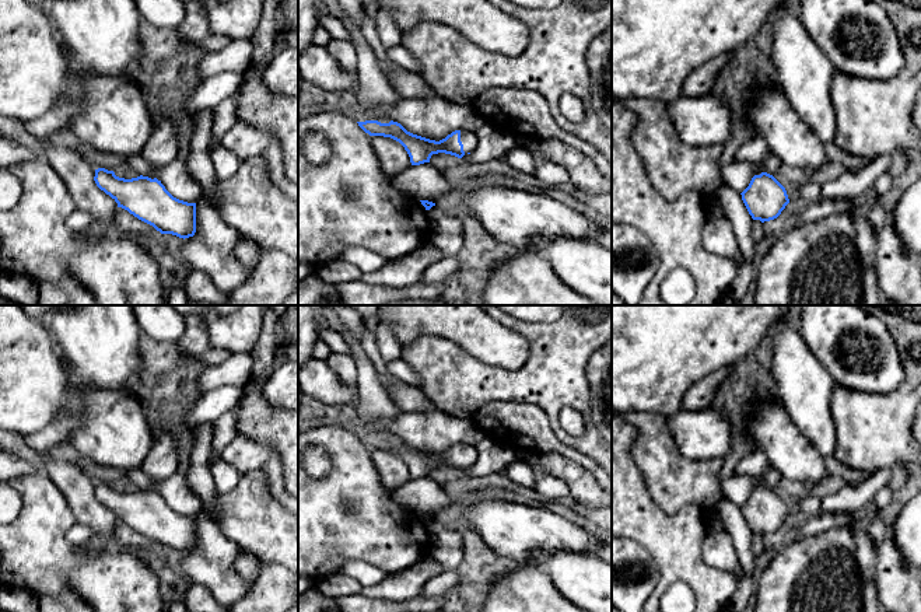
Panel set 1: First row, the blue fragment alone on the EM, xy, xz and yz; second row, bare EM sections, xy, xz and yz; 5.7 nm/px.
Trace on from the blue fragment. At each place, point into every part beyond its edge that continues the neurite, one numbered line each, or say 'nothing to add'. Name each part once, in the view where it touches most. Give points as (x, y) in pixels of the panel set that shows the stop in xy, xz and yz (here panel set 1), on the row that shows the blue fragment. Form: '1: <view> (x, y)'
1: xz (469, 139)

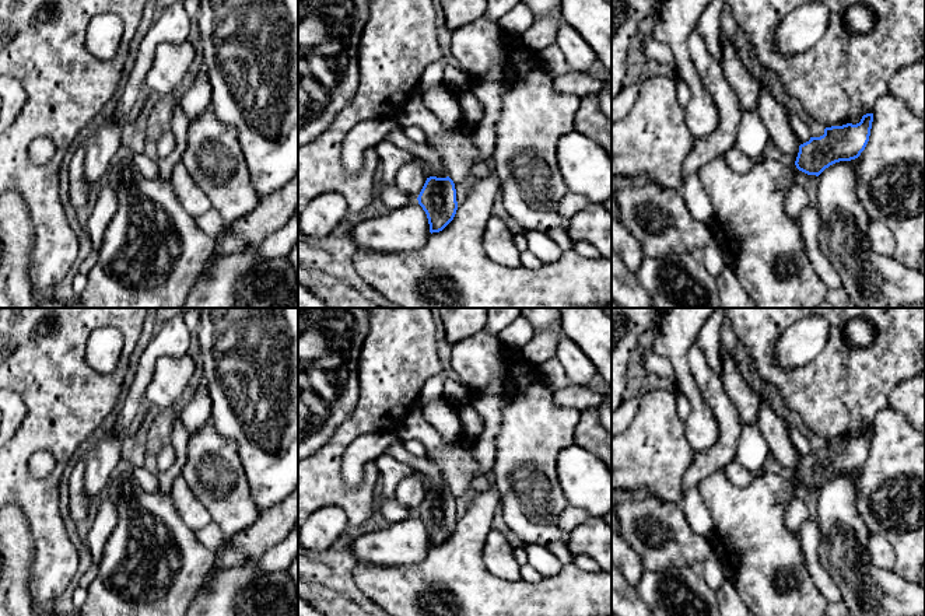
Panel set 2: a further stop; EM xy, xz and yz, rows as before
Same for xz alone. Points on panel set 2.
1: xz (423, 151)

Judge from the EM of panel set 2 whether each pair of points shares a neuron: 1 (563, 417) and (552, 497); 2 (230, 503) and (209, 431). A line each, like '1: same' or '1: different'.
1: same
2: same

